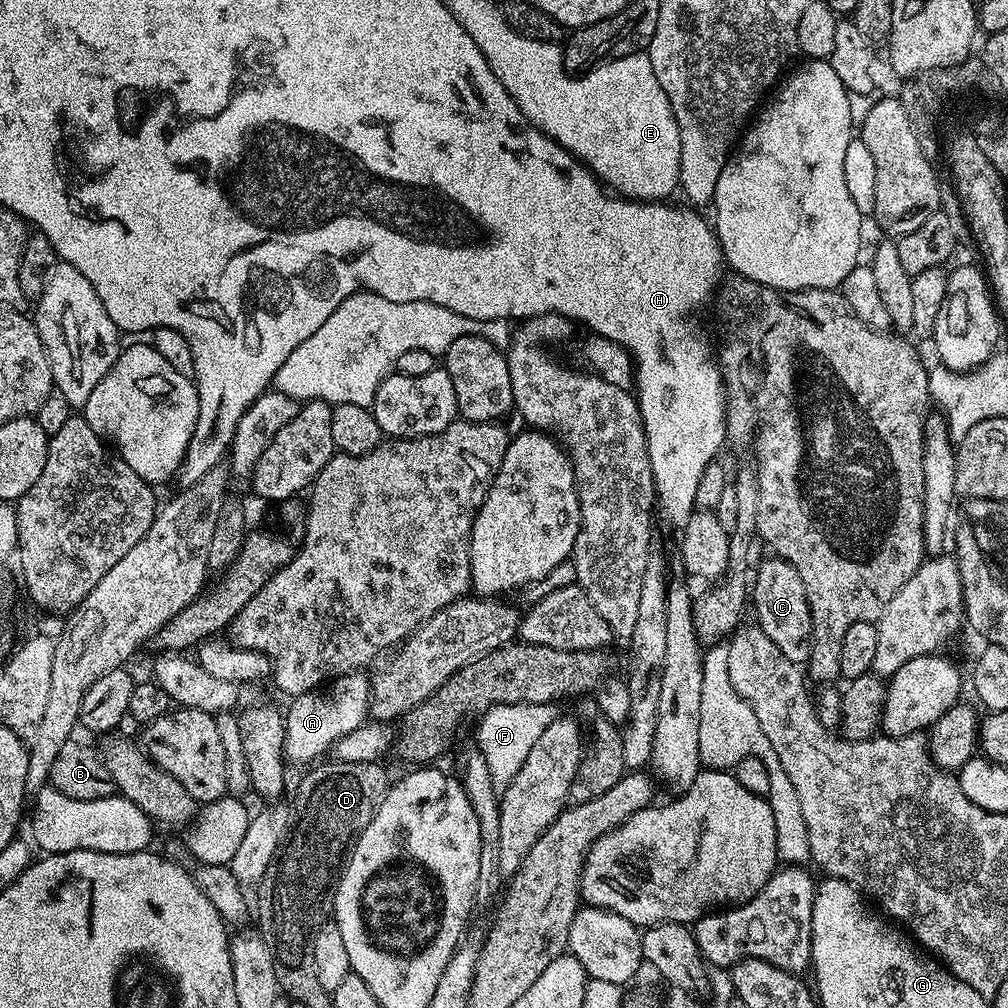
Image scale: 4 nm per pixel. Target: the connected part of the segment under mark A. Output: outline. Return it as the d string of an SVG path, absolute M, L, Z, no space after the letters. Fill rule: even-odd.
M363 671L340 676L313 691L303 692L291 701L284 716L284 754L289 761L307 765L316 762L350 730L358 730L370 716L372 686ZM320 756L320 757L319 757ZM307 760L312 760L308 761Z

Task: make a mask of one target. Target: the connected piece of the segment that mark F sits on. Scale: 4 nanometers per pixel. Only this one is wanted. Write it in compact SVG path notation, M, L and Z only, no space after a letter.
M494 704L479 717L475 747L486 760L494 785L503 786L512 781L514 774L522 768L526 754L530 754L530 746L542 738L542 730L556 719L558 712L554 709L552 704Z

